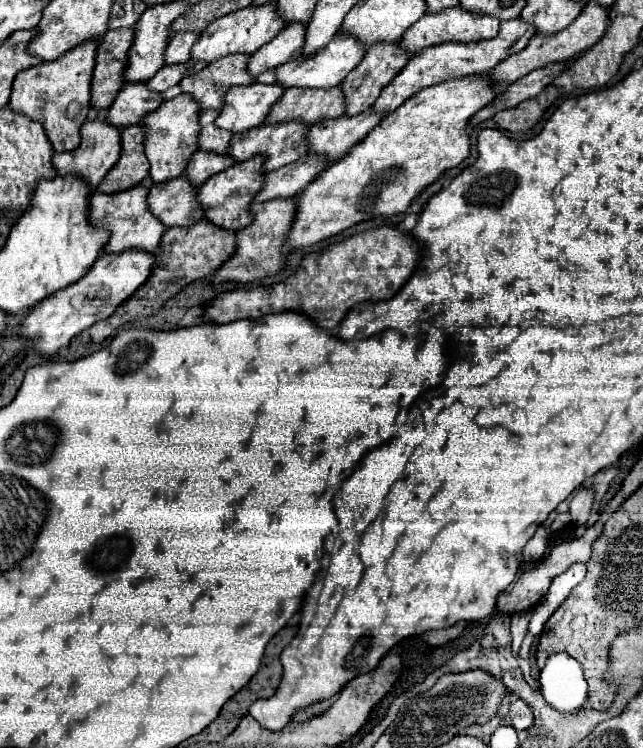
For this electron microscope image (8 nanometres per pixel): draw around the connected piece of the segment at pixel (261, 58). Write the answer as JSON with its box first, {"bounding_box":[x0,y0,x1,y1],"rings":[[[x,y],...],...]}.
{"bounding_box":[249,23,305,77],"rings":[[[289,23],[277,37],[273,37],[257,53],[251,55],[249,73],[257,77],[267,69],[299,59],[303,55],[303,45],[305,45],[305,23]]]}

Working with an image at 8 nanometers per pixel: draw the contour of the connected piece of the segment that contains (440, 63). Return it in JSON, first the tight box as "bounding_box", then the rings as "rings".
{"bounding_box":[373,19,535,111],"rings":[[[511,19],[511,21],[501,21],[499,33],[493,39],[481,39],[477,43],[441,43],[437,47],[427,47],[425,51],[419,51],[409,59],[405,69],[381,91],[381,97],[373,105],[375,111],[395,111],[403,101],[407,101],[413,93],[437,85],[455,77],[465,77],[465,75],[477,75],[477,73],[491,73],[497,63],[507,59],[509,55],[521,51],[527,47],[529,39],[535,35],[535,27],[529,23],[523,23],[523,19]]]}

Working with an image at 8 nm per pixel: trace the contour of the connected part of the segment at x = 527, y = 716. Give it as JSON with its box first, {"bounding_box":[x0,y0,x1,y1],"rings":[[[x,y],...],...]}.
{"bounding_box":[509,699,533,731],"rings":[[[515,699],[509,707],[509,715],[511,715],[511,725],[515,727],[515,731],[523,731],[523,729],[529,729],[533,725],[533,711],[521,701],[521,699]]]}

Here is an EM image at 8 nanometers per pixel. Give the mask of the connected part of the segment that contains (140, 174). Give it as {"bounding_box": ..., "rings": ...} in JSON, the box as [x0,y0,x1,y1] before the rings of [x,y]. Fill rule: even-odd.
{"bounding_box":[97,125,149,193],"rings":[[[131,125],[123,129],[121,159],[99,183],[97,187],[99,193],[125,191],[139,185],[147,177],[149,161],[143,151],[143,141],[145,141],[145,129],[141,125]]]}

